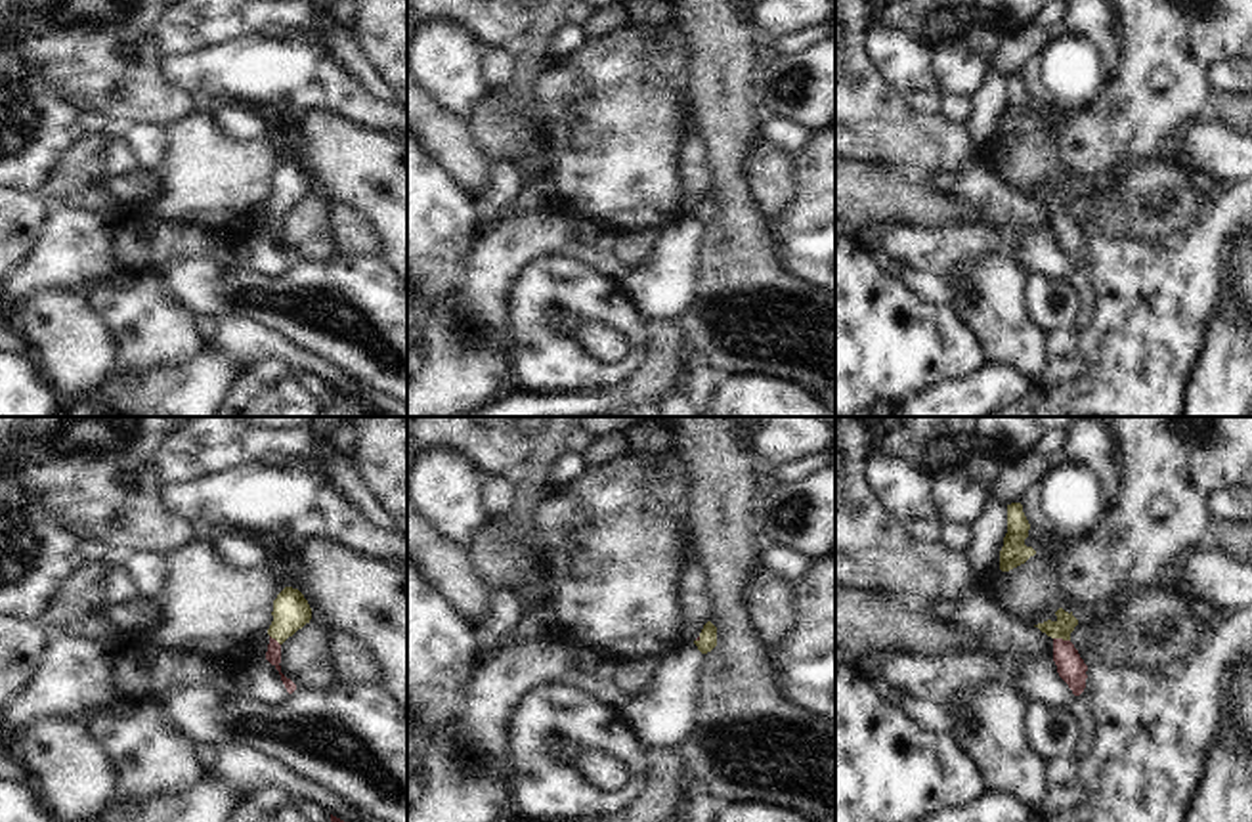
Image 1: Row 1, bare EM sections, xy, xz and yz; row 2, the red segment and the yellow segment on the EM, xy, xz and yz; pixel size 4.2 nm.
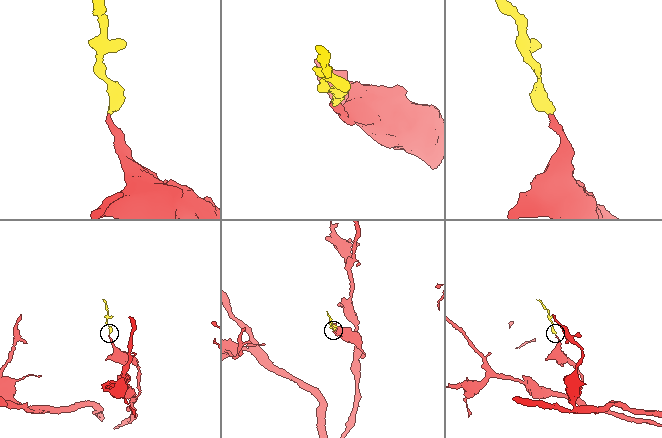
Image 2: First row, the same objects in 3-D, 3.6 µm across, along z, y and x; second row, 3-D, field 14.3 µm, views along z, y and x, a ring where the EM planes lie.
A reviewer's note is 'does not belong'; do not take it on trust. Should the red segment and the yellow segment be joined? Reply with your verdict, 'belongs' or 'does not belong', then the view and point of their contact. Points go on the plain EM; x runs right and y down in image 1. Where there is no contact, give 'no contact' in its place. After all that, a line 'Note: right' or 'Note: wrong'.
belongs; contact yz (1061, 211)
Note: wrong

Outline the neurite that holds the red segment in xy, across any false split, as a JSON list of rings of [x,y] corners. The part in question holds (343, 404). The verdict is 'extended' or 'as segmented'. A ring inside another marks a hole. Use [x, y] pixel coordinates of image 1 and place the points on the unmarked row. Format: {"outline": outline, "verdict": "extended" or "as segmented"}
{"outline": [[[331,386],[333,401],[323,409],[323,417],[388,417],[386,413],[359,401]]], "verdict": "as segmented"}

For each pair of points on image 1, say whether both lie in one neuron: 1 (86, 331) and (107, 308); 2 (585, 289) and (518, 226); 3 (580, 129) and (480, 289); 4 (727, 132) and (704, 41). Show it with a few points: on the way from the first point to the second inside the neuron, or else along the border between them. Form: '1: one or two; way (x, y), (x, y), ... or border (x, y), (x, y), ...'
1: two; border (90, 291), (90, 308), (106, 325), (117, 358)
2: two; border (591, 264), (547, 253), (532, 259), (513, 281)
3: two; border (539, 130), (555, 199), (570, 211)
4: one; way (723, 109), (717, 64)

